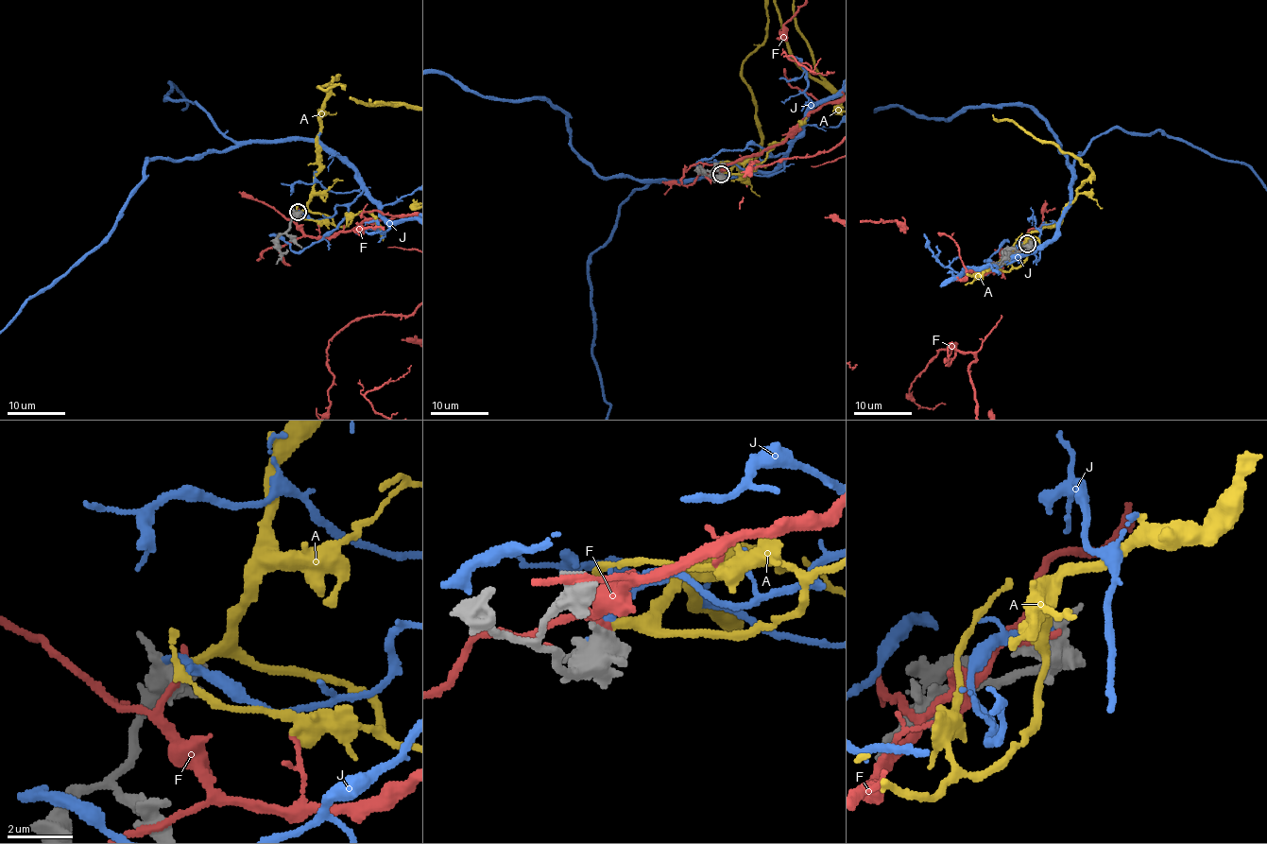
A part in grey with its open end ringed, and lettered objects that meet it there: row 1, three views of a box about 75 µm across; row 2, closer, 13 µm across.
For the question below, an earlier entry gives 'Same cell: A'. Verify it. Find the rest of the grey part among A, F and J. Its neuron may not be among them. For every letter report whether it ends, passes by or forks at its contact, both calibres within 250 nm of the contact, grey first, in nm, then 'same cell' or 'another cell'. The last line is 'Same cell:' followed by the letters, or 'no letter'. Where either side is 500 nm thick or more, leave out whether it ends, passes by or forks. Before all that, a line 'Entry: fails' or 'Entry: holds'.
Entry: holds
A: 550/240 nm | same cell
F: 500/280 nm | another cell
J: it ends | 480/280 nm | another cell
Same cell: A

